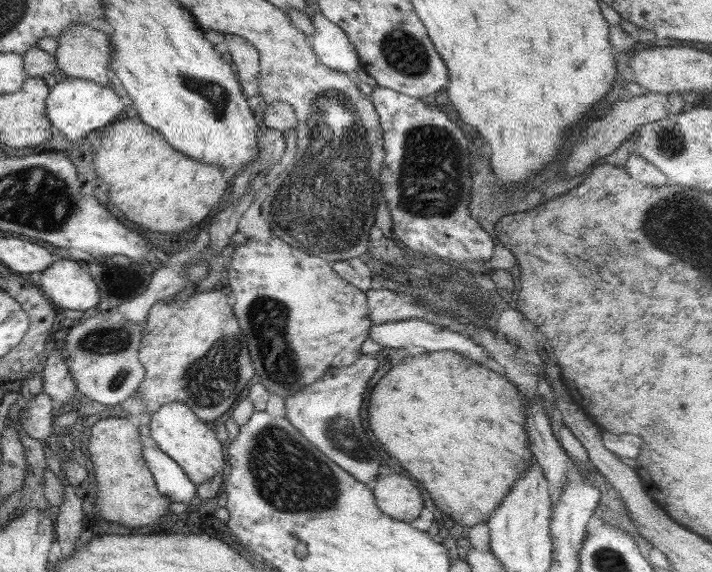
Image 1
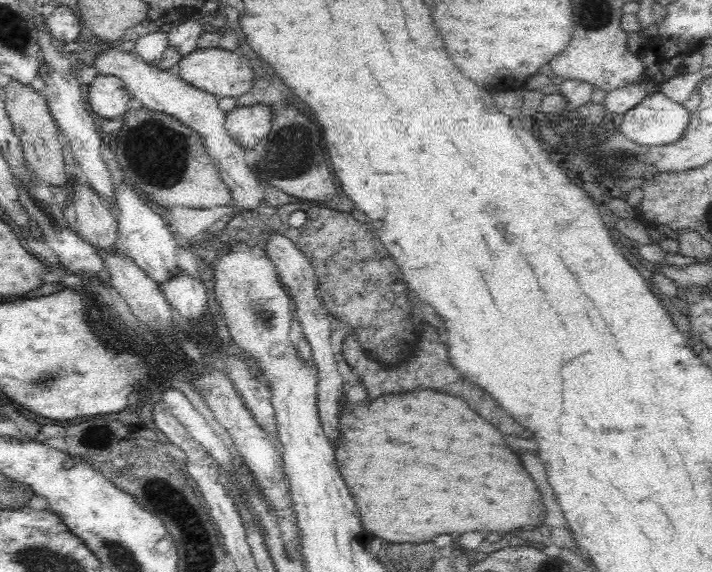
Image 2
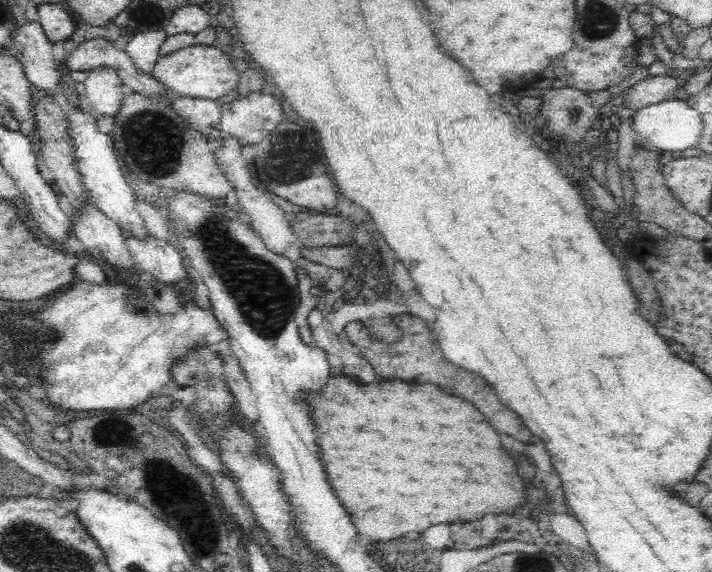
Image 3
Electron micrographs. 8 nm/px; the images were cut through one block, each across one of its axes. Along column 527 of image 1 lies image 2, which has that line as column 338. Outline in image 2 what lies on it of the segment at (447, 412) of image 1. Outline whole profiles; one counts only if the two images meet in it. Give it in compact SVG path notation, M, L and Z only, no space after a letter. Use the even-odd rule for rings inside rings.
M424 390L424 392L412 392L400 396L384 396L378 398L378 402L366 402L366 406L356 408L352 414L342 416L342 436L338 442L338 452L336 452L336 462L342 466L342 474L346 478L346 484L350 492L354 494L354 500L360 510L363 530L374 537L390 538L390 542L432 542L438 534L466 534L466 530L478 530L482 534L500 534L506 536L508 532L514 532L518 528L526 526L542 526L546 520L546 506L540 498L538 486L532 482L528 472L522 466L522 460L508 448L508 444L502 440L500 432L488 424L484 418L480 418L476 412L472 412L464 400L444 396L440 392Z

